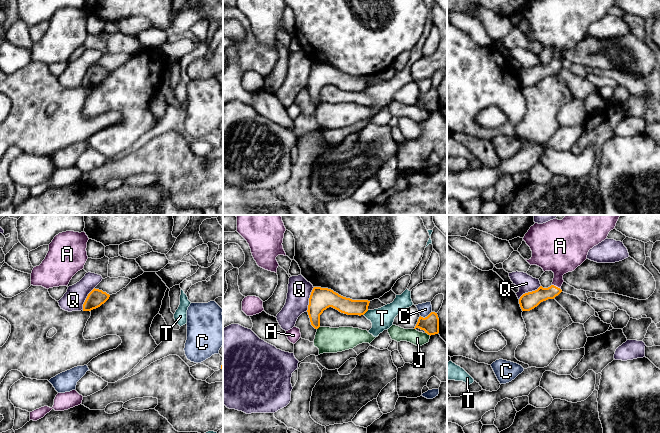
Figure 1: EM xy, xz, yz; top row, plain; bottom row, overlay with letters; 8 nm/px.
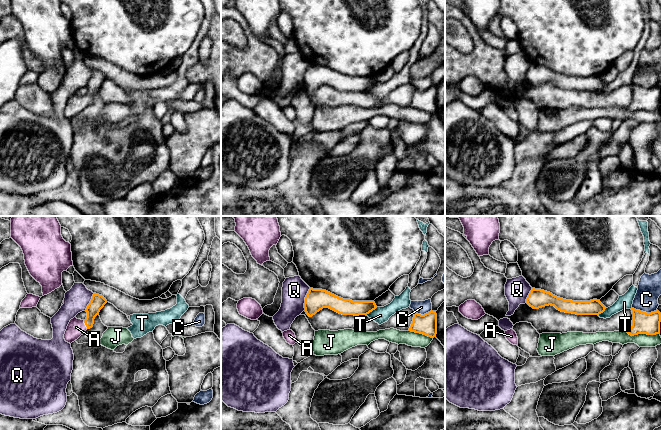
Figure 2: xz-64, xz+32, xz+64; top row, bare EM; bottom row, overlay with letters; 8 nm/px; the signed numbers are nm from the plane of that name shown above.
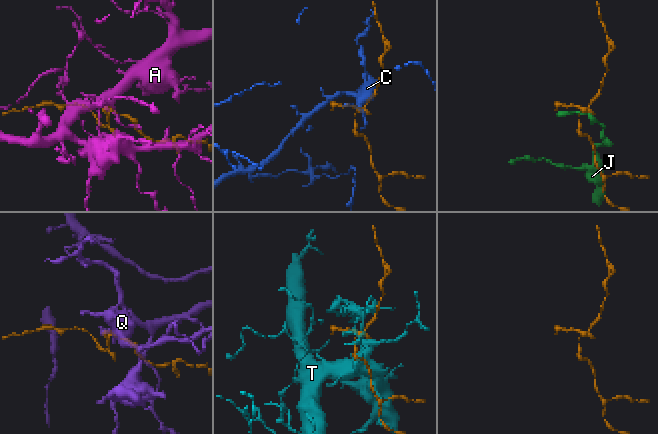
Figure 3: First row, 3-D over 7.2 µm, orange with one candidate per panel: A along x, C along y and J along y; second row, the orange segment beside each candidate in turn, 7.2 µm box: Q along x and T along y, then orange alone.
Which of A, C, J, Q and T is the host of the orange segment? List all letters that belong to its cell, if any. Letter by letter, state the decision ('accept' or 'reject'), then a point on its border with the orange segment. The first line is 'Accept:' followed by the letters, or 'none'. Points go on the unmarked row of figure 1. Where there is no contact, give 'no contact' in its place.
Accept: A
A: accept; meets orange in yz at (555, 62)
C: reject; meets orange in xz at (425, 93)
J: reject; meets orange in xz at (428, 110)
Q: reject; meets orange in xz at (309, 75)
T: reject; meets orange in xz at (365, 88)

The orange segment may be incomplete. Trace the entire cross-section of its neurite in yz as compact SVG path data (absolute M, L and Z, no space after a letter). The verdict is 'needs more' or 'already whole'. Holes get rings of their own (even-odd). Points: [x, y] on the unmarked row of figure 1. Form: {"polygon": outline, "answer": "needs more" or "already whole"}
{"polygon": "M534 0L525 10L523 16L530 23L532 33L527 36L530 41L537 41L543 47L552 47L554 54L548 64L540 62L537 66L523 70L519 75L522 87L530 87L541 78L554 75L562 66L563 51L574 47L586 35L590 25L605 15L616 0Z", "answer": "needs more"}

